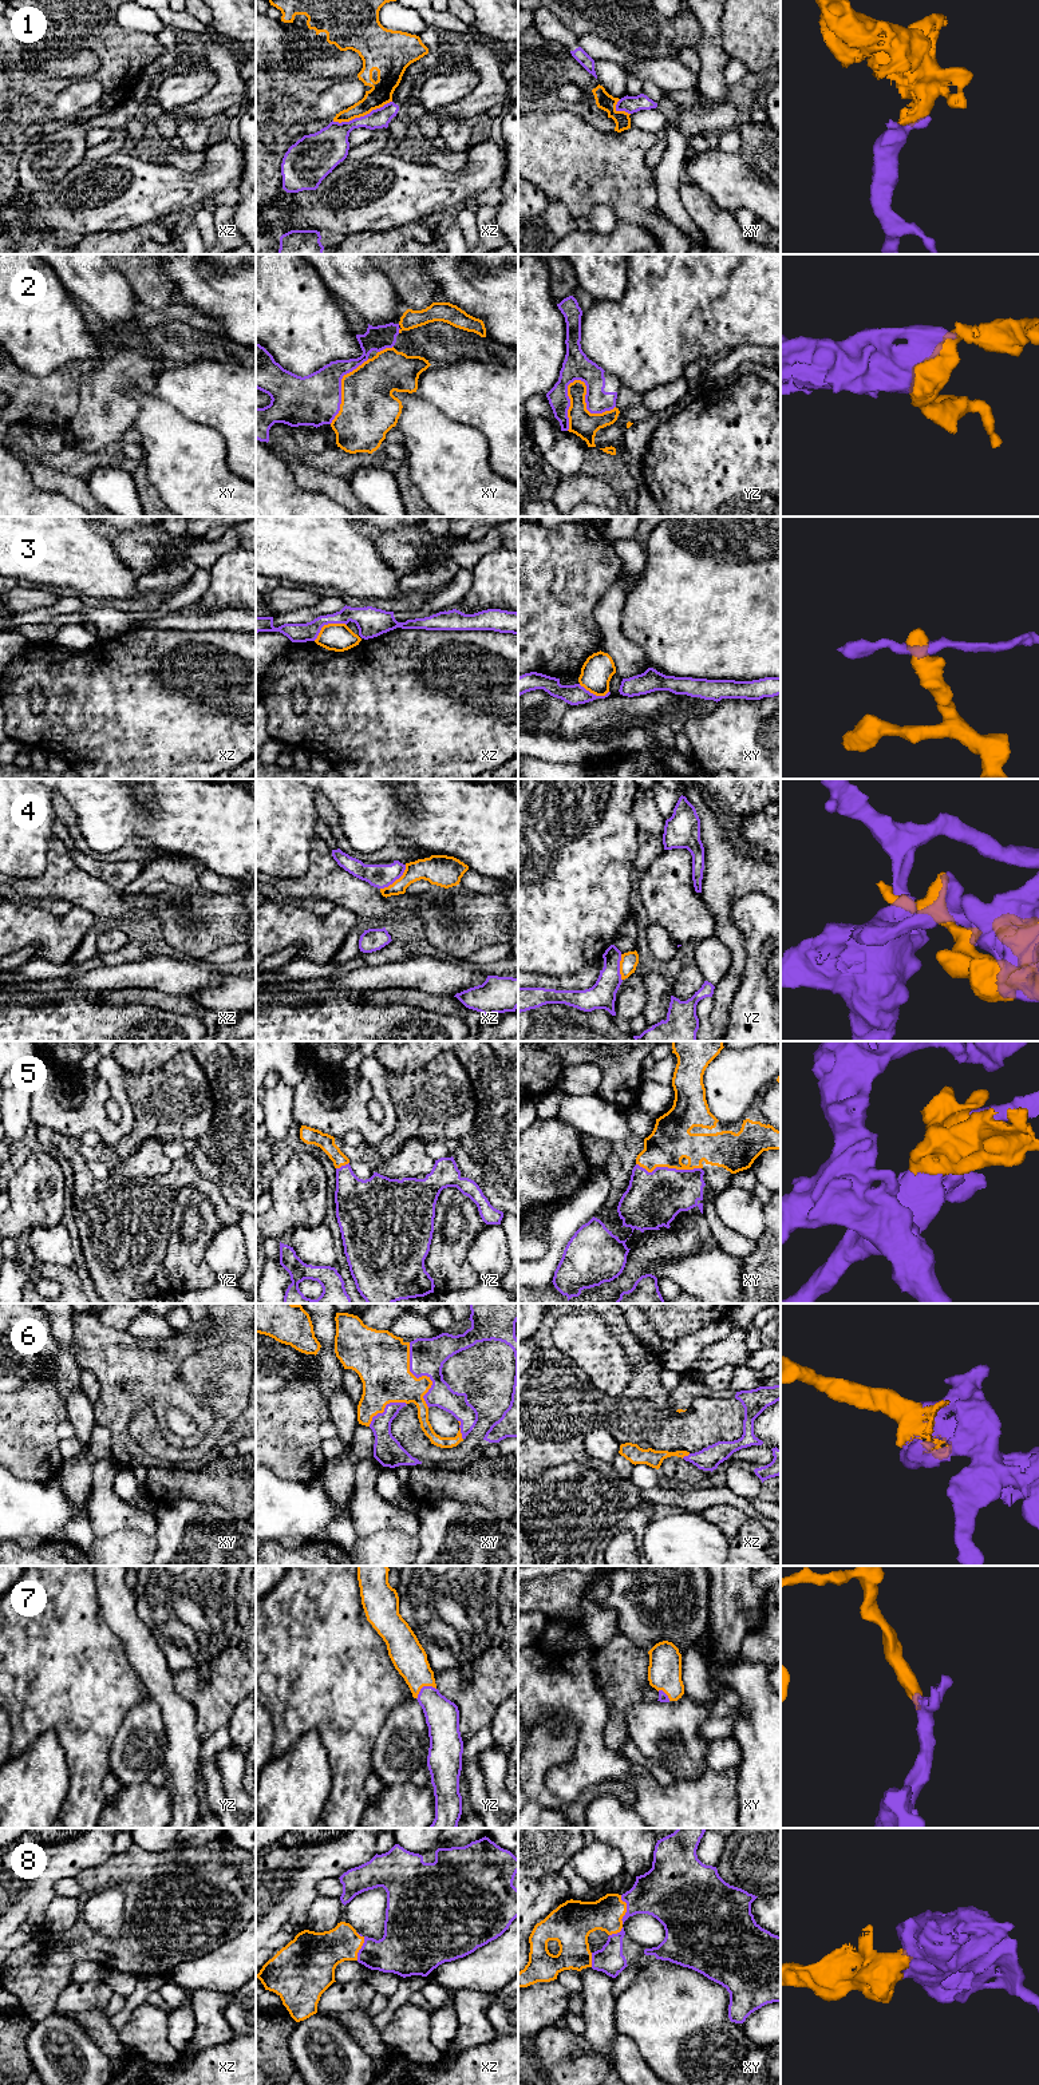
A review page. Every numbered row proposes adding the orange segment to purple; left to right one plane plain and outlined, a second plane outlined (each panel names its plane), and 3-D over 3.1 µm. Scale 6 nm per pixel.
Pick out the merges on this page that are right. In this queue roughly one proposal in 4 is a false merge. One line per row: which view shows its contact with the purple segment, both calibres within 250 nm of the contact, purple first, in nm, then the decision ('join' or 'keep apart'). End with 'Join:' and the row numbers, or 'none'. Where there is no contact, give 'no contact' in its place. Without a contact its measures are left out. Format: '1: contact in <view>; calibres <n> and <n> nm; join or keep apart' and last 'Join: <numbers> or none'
1: contact in xz; calibres 220 and 140 nm; keep apart
2: contact in yz; calibres 160 and 150 nm; keep apart
3: contact in xz; calibres 160 and 170 nm; keep apart
4: contact in xz; calibres 140 and 160 nm; keep apart
5: contact in xy; calibres 340 and 260 nm; join
6: contact in xy; calibres 220 and 340 nm; join
7: contact in yz; calibres 200 and 200 nm; join
8: contact in xy; calibres 320 and 200 nm; join
Join: 5, 6, 7, 8

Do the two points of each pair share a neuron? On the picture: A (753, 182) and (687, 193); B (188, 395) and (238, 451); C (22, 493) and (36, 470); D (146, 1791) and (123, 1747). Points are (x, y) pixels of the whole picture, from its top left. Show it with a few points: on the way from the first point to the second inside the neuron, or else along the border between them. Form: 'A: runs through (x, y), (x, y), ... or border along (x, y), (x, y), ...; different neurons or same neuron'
A: border along (683, 178), (698, 185), (718, 205), (727, 210); different neurons
B: runs through (204, 402), (237, 435); same neuron
C: border along (23, 462), (35, 485), (58, 494); different neurons
D: border along (146, 1780), (138, 1784), (129, 1784), (122, 1789); different neurons

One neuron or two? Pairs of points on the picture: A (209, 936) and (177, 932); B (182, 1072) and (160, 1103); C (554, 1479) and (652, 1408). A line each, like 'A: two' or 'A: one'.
A: one
B: one
C: two

